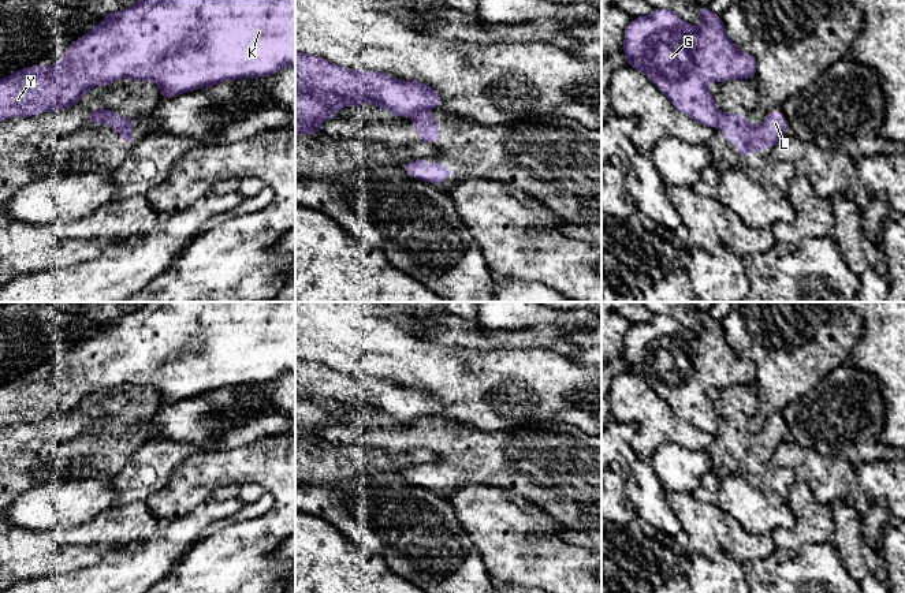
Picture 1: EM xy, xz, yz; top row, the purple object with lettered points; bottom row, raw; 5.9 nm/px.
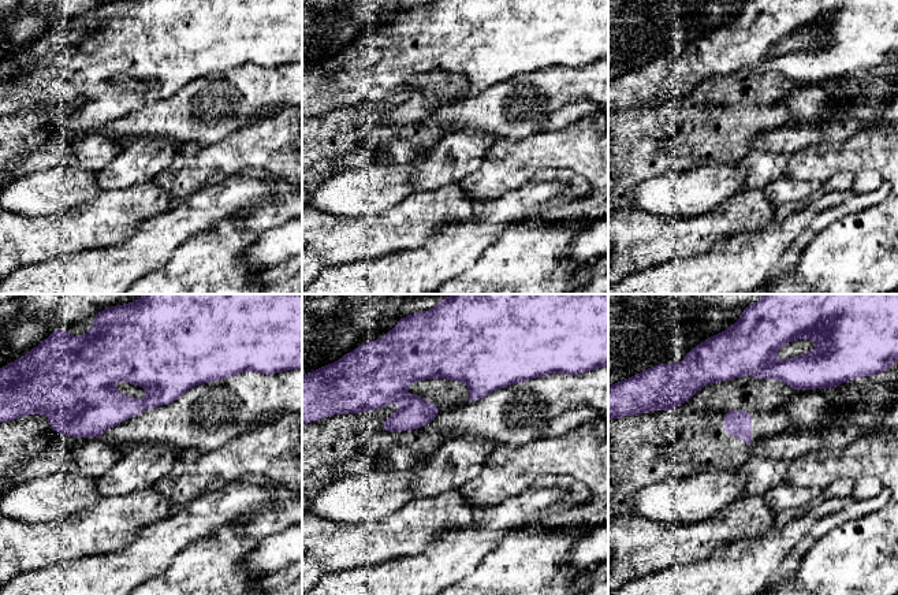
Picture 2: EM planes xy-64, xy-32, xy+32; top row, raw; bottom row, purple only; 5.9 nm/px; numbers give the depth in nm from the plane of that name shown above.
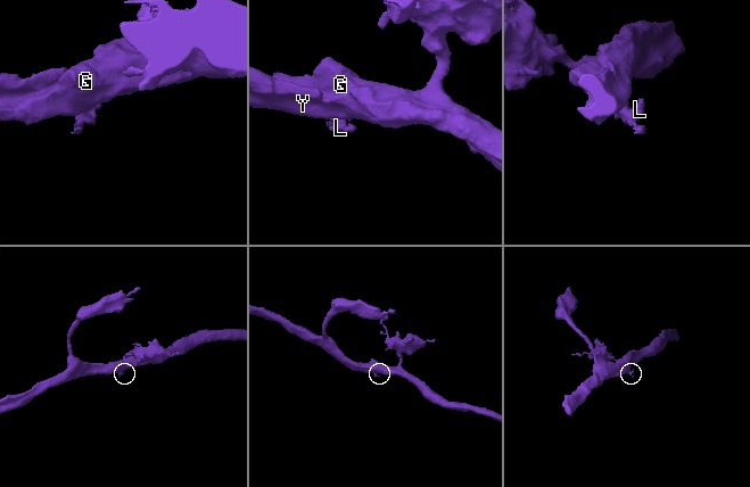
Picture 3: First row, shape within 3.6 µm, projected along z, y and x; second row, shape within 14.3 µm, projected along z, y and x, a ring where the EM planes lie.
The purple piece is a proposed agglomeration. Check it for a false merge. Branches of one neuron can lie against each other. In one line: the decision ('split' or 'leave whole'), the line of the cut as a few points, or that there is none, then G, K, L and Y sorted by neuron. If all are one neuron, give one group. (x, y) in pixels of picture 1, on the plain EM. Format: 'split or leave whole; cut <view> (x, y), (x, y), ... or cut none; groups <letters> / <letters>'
split; cut yz (721, 418), (717, 428); groups G K Y / L

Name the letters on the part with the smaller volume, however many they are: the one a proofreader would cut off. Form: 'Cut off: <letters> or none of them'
Cut off: L

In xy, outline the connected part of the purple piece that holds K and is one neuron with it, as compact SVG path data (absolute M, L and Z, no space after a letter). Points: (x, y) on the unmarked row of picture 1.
M142 302L141 307L131 310L120 318L104 322L104 325L89 339L71 350L63 361L57 372L34 372L26 373L12 381L0 385L0 428L14 422L31 424L34 419L62 417L77 410L96 391L108 391L122 384L133 384L135 387L153 387L161 395L161 407L175 403L185 398L201 394L213 394L223 387L238 384L269 383L282 374L295 372L295 302Z

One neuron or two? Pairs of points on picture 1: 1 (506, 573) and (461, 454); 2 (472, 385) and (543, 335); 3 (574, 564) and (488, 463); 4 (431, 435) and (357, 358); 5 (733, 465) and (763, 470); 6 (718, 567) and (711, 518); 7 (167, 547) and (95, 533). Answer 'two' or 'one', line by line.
1: two
2: two
3: two
4: two
5: one
6: two
7: two

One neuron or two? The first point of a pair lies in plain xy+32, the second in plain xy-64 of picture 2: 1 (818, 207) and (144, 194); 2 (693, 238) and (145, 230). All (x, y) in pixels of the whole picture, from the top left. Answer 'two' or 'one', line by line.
1: two
2: two

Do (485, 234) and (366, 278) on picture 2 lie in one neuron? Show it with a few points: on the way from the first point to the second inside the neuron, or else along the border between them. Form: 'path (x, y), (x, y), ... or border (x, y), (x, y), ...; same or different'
path (455, 246), (412, 278), (397, 278); same

